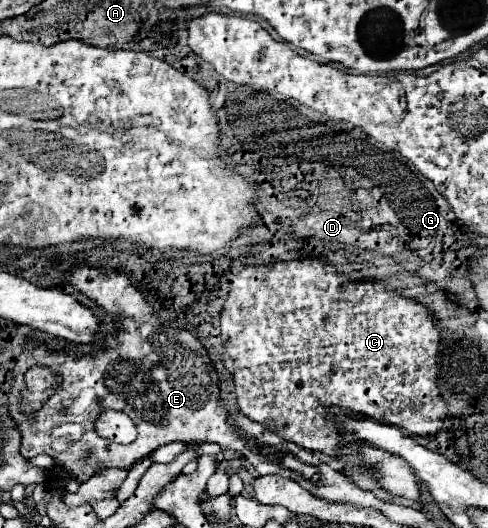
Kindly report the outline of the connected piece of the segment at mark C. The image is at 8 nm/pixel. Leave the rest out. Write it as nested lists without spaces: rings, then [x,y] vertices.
[[[303,259],[303,261],[287,261],[287,263],[275,263],[275,265],[259,265],[259,267],[247,267],[243,269],[231,283],[231,291],[223,303],[221,309],[221,339],[225,341],[227,355],[233,359],[233,379],[235,379],[235,393],[237,403],[243,415],[247,415],[251,421],[263,423],[273,433],[283,435],[283,439],[299,441],[299,447],[309,451],[321,451],[325,455],[333,455],[339,439],[339,429],[335,423],[325,419],[325,407],[329,405],[343,405],[341,409],[347,413],[359,413],[361,417],[369,417],[375,421],[383,419],[383,413],[391,413],[391,423],[397,427],[405,427],[407,421],[407,433],[409,435],[433,435],[443,427],[443,419],[447,415],[445,403],[439,399],[437,389],[437,347],[439,347],[439,329],[433,325],[427,309],[411,299],[405,299],[401,295],[395,295],[393,291],[387,291],[385,287],[365,281],[355,283],[349,277],[341,277],[335,273],[331,265],[323,265],[317,259]]]

